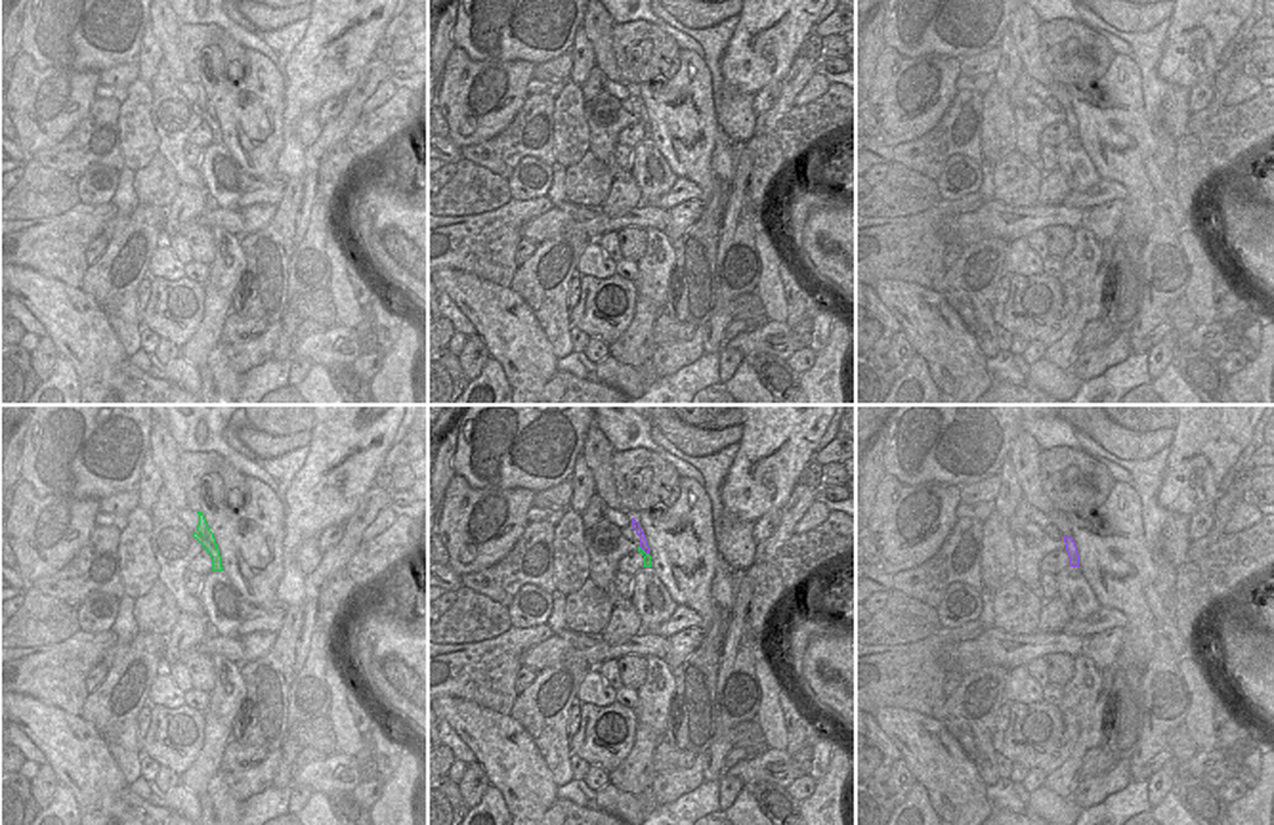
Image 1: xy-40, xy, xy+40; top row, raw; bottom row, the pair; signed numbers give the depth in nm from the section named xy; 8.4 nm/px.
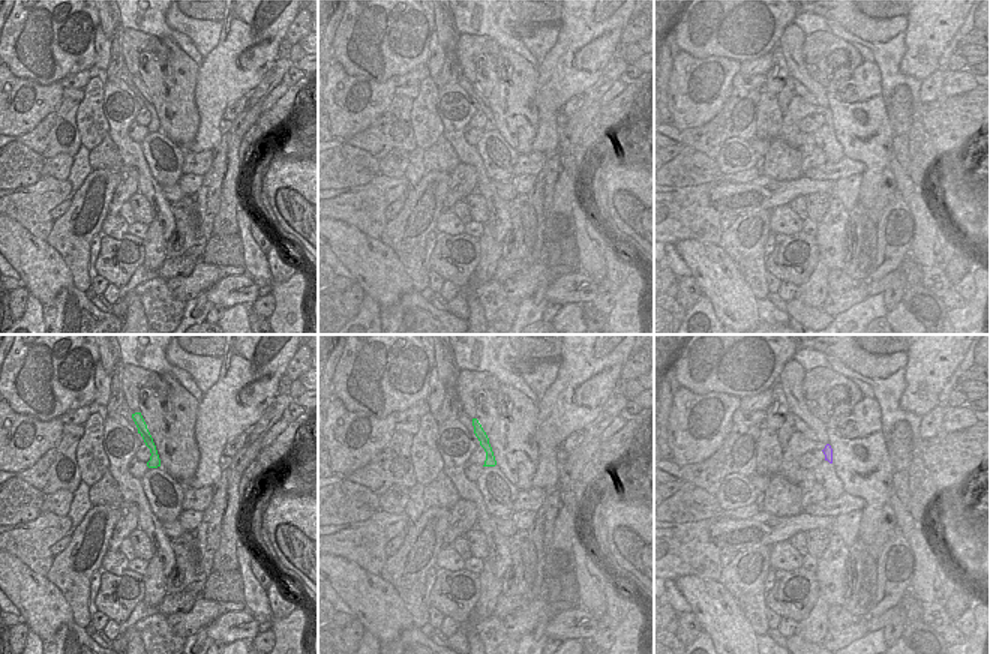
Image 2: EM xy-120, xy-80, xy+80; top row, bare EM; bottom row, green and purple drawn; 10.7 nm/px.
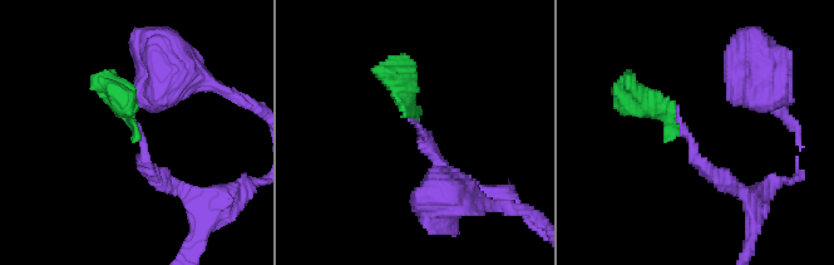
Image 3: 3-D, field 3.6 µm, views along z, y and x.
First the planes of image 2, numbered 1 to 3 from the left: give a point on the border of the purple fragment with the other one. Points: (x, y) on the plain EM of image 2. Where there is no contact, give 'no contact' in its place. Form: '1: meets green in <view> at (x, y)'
1: no contact
2: no contact
3: no contact

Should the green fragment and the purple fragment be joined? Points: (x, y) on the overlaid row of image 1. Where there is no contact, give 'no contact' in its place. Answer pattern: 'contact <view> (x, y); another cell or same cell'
contact xy (642, 550); same cell

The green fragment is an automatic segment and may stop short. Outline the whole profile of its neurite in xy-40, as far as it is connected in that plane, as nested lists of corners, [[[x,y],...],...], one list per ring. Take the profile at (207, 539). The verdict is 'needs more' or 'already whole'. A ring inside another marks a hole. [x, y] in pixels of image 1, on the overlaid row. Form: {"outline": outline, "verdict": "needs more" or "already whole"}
{"outline": [[[202,512],[199,514],[199,525],[197,531],[193,533],[193,537],[202,544],[202,548],[210,554],[212,558],[212,571],[223,571],[222,567],[222,556],[214,539],[214,533],[210,531]]], "verdict": "already whole"}

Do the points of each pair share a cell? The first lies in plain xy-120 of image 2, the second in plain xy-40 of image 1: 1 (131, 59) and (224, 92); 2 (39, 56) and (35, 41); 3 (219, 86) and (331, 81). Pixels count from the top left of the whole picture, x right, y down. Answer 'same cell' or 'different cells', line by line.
1: different cells
2: same cell
3: same cell

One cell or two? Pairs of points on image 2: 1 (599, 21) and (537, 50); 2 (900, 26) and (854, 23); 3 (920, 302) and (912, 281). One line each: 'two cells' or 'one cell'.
1: two cells
2: one cell
3: one cell

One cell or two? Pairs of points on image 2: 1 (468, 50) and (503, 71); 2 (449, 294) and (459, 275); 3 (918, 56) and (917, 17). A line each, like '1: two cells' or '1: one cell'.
1: one cell
2: two cells
3: one cell

